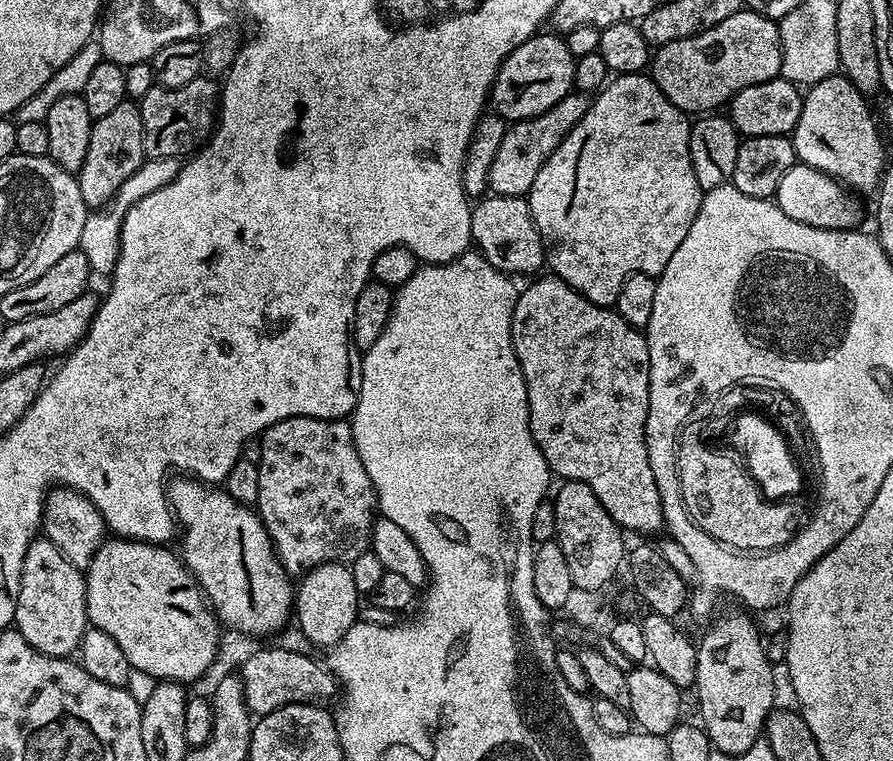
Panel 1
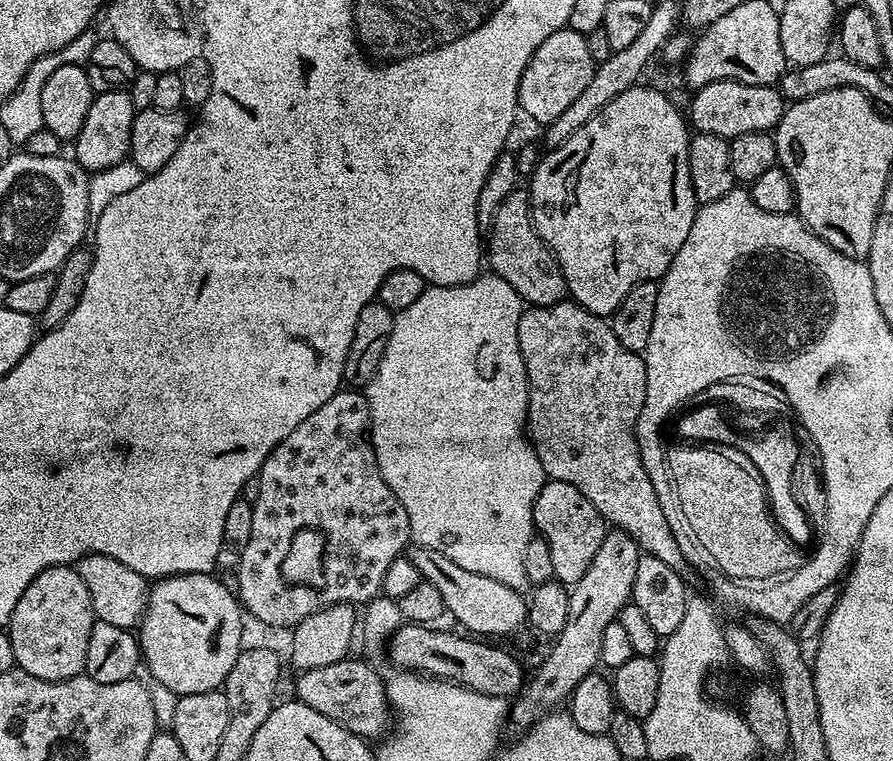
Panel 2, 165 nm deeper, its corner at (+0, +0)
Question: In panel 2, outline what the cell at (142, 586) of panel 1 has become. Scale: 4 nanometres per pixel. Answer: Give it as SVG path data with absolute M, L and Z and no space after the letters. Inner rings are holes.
M212 572L165 576L163 580L155 581L148 590L148 604L144 607L144 617L138 625L142 662L149 667L150 674L157 682L166 686L166 690L177 698L223 689L226 674L230 674L234 662L238 662L238 654L245 643L246 616L237 593L214 577Z

